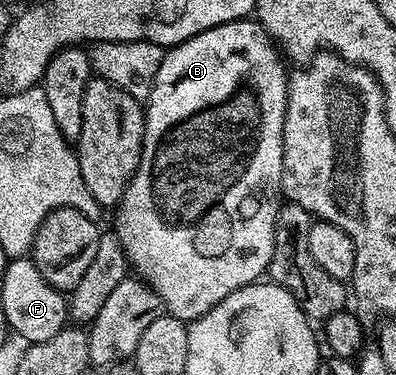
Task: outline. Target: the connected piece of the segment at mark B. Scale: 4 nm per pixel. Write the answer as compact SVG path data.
M252 18L243 20L235 20L234 22L226 22L222 26L214 26L210 30L202 30L202 34L198 34L194 38L190 38L181 44L173 44L164 53L164 61L162 66L158 66L158 74L154 78L154 86L150 90L146 101L146 111L144 113L144 145L140 151L140 161L136 167L136 172L130 178L130 182L124 191L124 197L120 199L116 212L116 229L114 235L120 242L120 248L125 256L128 257L128 263L131 271L135 273L139 279L151 286L154 294L158 294L161 305L174 317L185 322L197 320L202 314L206 314L210 310L214 310L214 306L218 306L218 302L222 302L222 298L230 298L230 294L234 294L234 290L242 290L242 286L257 283L267 273L268 263L274 254L274 234L276 233L276 219L280 213L280 205L282 203L282 185L284 182L284 143L282 142L282 130L284 129L284 118L286 116L286 102L288 101L288 77L289 73L284 72L285 61L282 59L281 53L278 51L275 43L268 36L266 31L259 22Z

